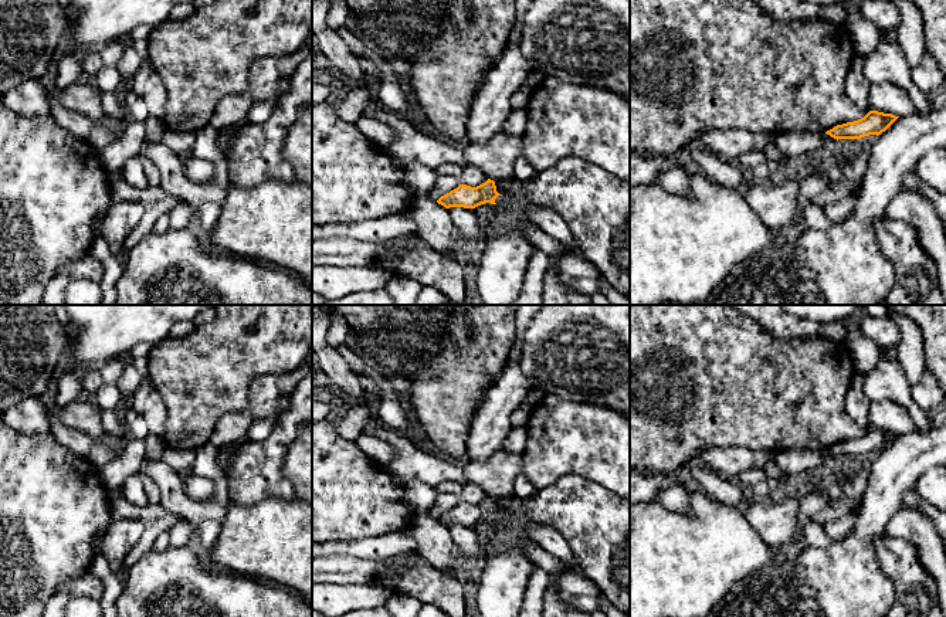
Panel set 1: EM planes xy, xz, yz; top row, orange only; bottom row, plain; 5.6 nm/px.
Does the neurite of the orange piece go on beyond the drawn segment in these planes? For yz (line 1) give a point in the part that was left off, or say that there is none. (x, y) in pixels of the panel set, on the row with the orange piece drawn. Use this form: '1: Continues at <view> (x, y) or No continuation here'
1: No continuation here

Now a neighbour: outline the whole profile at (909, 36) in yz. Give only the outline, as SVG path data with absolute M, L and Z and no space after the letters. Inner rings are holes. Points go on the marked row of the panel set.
M892 0L902 14L902 21L896 30L896 41L905 52L911 68L915 68L926 52L923 37L923 20L920 10L911 0Z

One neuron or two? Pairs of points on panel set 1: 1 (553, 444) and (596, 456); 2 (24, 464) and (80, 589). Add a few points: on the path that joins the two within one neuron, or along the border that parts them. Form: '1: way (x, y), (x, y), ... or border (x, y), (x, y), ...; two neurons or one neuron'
1: way (563, 444), (586, 446); one neuron
2: border (88, 570), (64, 580), (54, 592); two neurons

